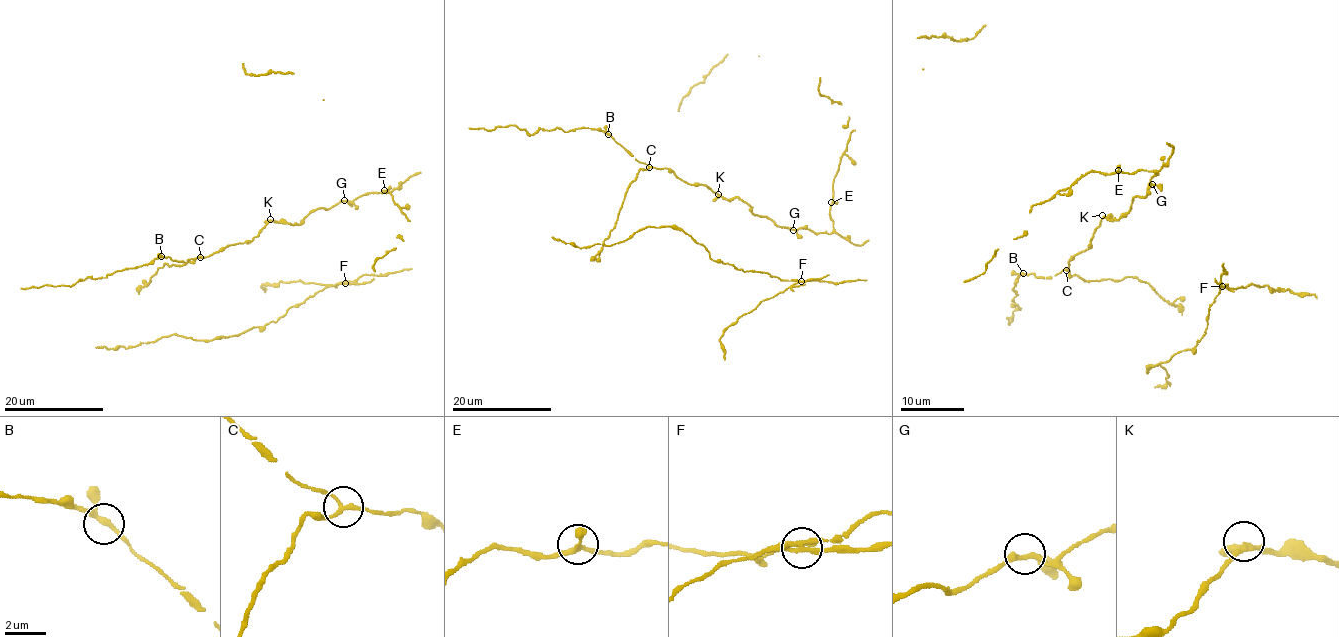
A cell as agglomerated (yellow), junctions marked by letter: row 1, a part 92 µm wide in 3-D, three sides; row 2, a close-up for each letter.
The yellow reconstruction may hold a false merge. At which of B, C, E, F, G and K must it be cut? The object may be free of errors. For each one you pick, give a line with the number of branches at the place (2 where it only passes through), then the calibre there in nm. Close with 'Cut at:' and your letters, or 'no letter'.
F: Branches: 4. Thickness 200 nm
Cut at: F

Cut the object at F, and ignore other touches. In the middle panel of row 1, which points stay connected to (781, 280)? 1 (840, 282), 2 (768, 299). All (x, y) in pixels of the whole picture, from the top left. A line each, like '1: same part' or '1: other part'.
1: same part
2: other part

